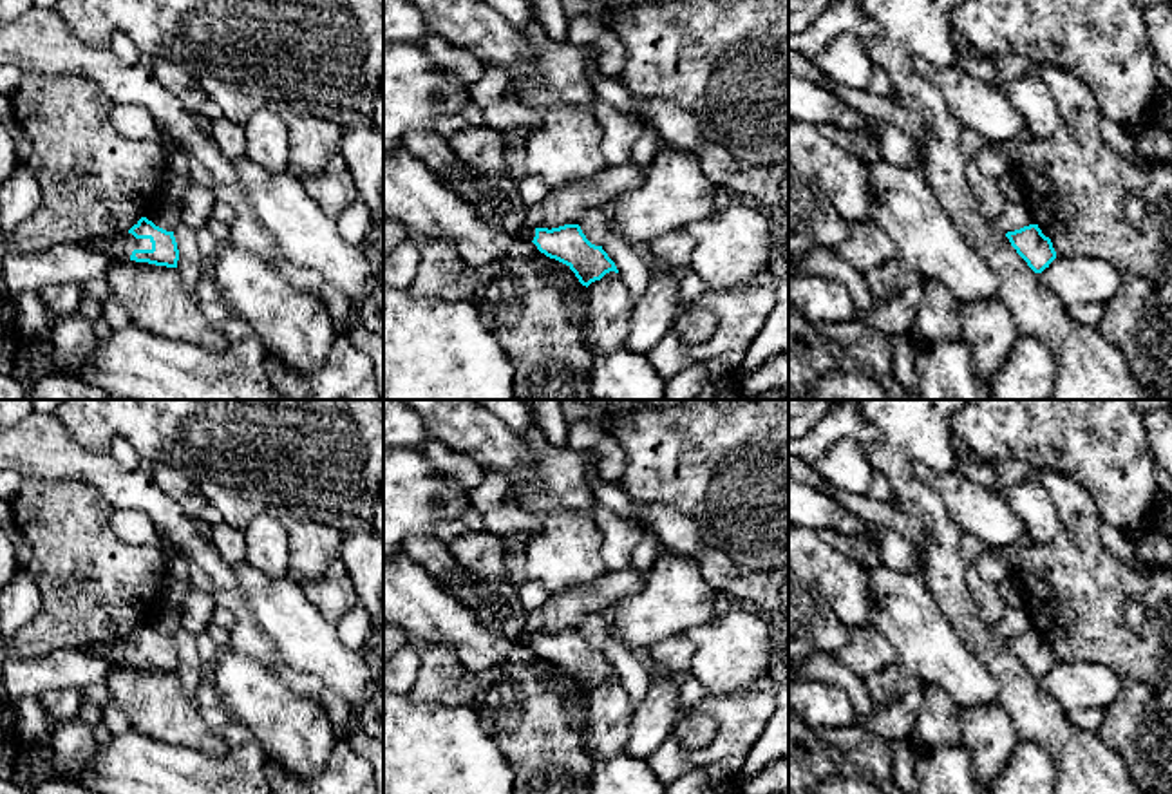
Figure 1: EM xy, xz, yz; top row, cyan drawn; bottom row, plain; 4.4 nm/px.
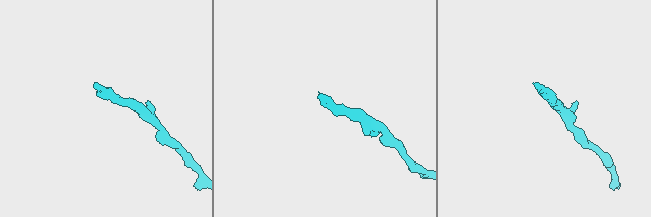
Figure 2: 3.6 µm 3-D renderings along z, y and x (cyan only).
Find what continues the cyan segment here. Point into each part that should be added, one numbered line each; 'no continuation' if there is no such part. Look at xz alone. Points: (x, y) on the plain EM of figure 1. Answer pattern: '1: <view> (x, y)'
1: xz (496, 604)

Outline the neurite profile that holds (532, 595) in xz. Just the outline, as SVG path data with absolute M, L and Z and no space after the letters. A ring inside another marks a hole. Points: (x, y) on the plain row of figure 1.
M526 579L523 584L519 584L517 591L519 591L519 600L521 600L526 615L530 611L541 608L550 595L539 582L530 581L530 579Z

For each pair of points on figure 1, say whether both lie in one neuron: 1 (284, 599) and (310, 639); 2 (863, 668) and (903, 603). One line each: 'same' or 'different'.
1: same
2: different

